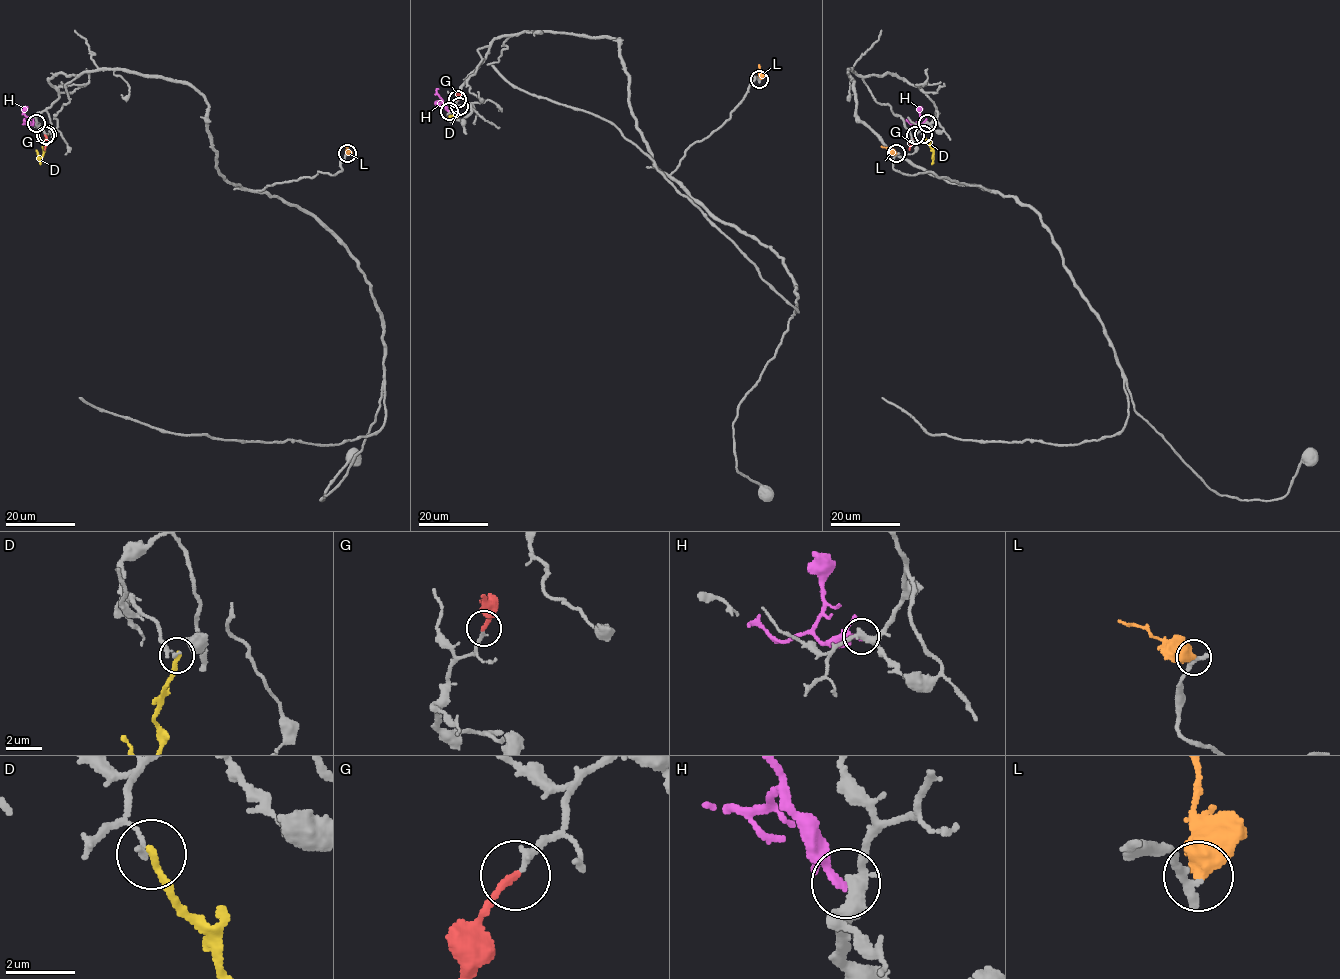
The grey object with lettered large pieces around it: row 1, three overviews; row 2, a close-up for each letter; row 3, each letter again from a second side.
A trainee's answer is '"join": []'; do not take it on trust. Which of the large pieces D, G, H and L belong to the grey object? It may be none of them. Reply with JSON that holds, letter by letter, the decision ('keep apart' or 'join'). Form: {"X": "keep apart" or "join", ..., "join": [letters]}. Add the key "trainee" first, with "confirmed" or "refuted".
{"trainee": "refuted", "D": "keep apart", "G": "join", "H": "keep apart", "L": "keep apart", "join": ["G"]}

